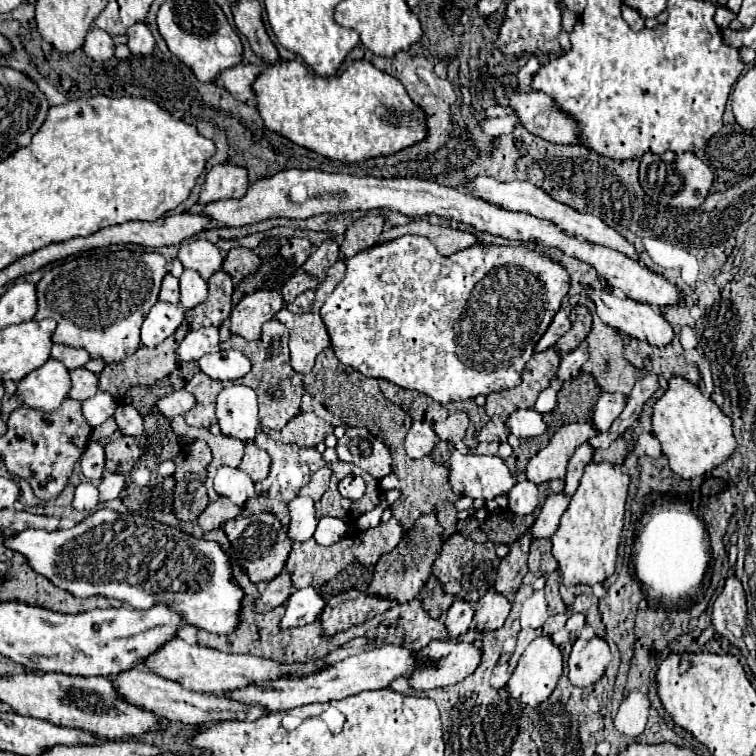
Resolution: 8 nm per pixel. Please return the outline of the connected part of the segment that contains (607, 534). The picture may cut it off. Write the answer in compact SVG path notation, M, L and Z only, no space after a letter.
M588 463L582 475L582 481L576 489L576 493L570 499L568 509L564 511L558 531L552 537L552 555L558 561L558 569L562 575L562 583L566 587L572 585L596 585L606 581L614 573L616 565L616 551L620 543L620 533L624 525L624 505L628 495L628 475L620 471L620 467L608 465L608 463Z

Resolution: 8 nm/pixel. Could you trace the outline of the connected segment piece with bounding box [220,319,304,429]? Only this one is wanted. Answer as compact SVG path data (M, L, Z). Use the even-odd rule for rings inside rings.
M270 319L264 327L262 327L262 337L256 341L244 341L242 337L232 335L228 341L220 343L220 349L238 349L242 351L250 363L252 369L246 375L246 387L254 389L258 395L258 407L260 407L260 421L264 427L268 429L282 429L292 417L296 417L300 413L300 397L304 393L302 387L302 375L296 373L290 365L288 365L288 355L286 355L286 347L276 347L272 341L274 337L284 337L286 335L286 327L276 321ZM280 351L280 353L278 353Z

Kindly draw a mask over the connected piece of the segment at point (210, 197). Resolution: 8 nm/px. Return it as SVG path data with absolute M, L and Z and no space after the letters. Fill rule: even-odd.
M234 163L214 165L208 175L206 183L200 191L200 203L212 203L220 199L240 199L248 189L248 175L246 169Z

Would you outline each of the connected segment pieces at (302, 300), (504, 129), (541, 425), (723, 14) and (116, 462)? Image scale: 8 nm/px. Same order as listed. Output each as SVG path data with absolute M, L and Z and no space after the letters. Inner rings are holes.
M304 291L292 303L288 303L286 309L292 313L306 313L312 309L312 301L314 301L314 291Z
M516 113L506 115L506 117L498 117L498 119L488 119L482 123L482 129L486 135L490 137L500 137L500 135L508 135L514 131L514 127L518 127L522 121L518 119Z
M530 407L530 409L518 409L512 415L508 415L506 427L518 439L540 437L546 431L546 423L542 419L542 413L538 413L534 407Z
M718 7L716 15L714 15L714 23L716 23L720 29L726 29L732 19L734 19L734 13L732 13L728 7Z
M120 435L118 439L112 439L106 447L106 471L110 473L130 473L132 465L138 461L142 449L136 443L134 437L124 437Z

